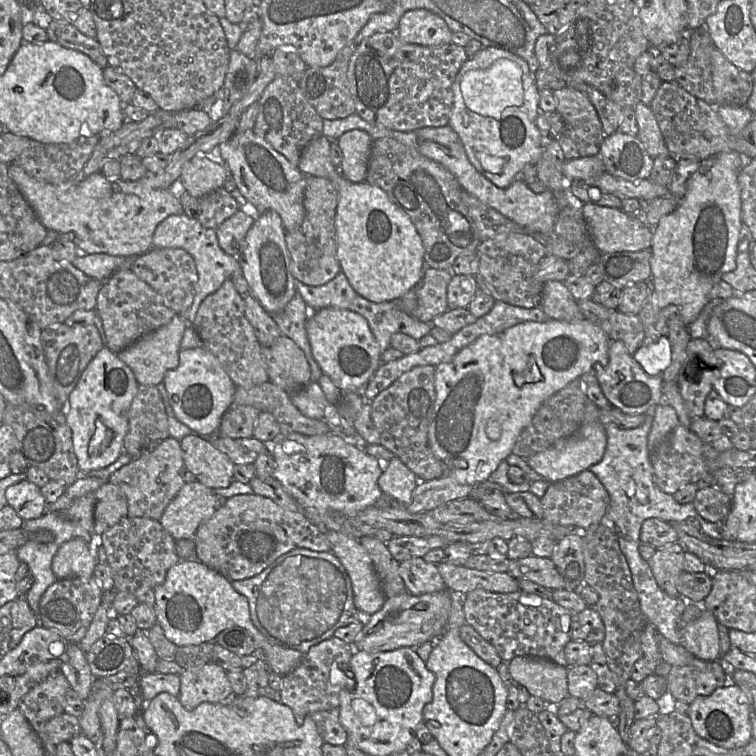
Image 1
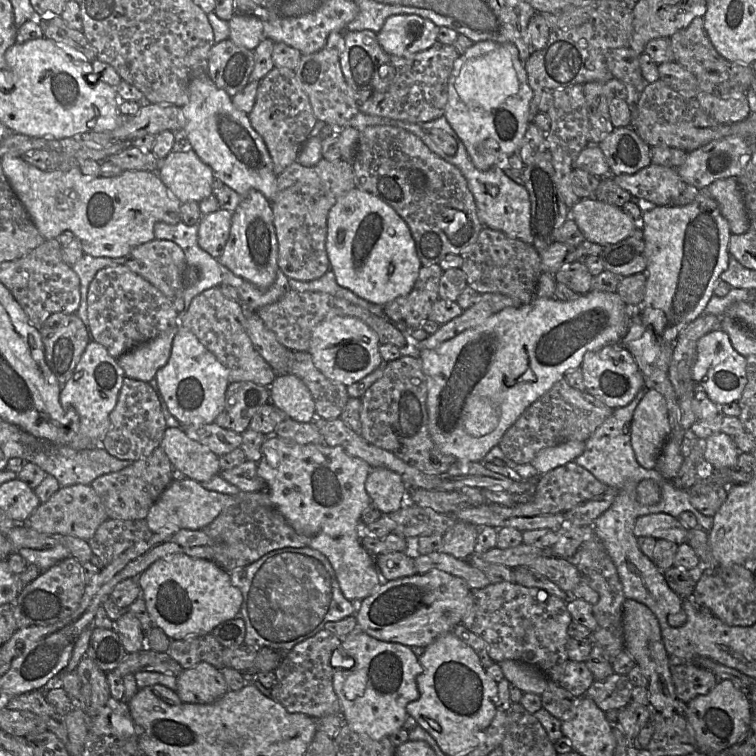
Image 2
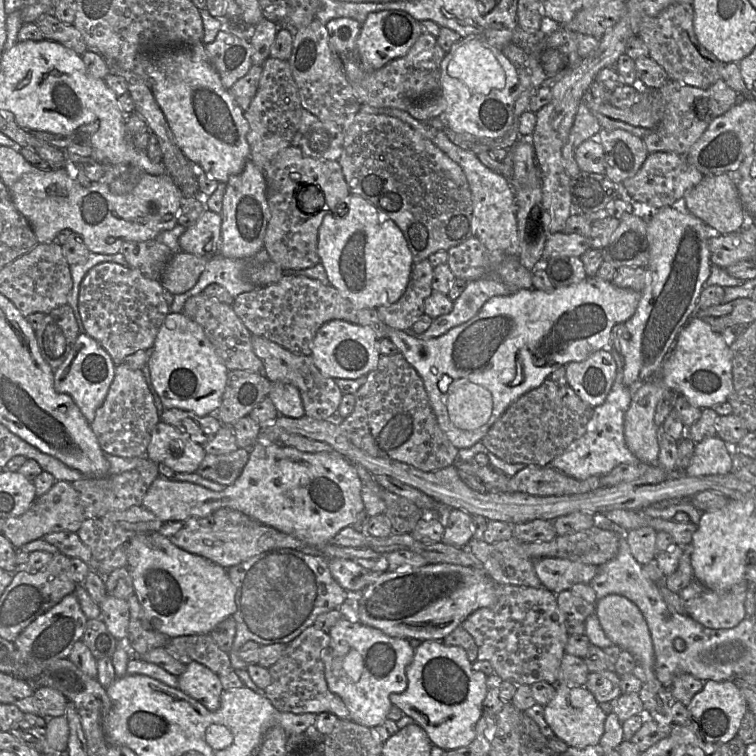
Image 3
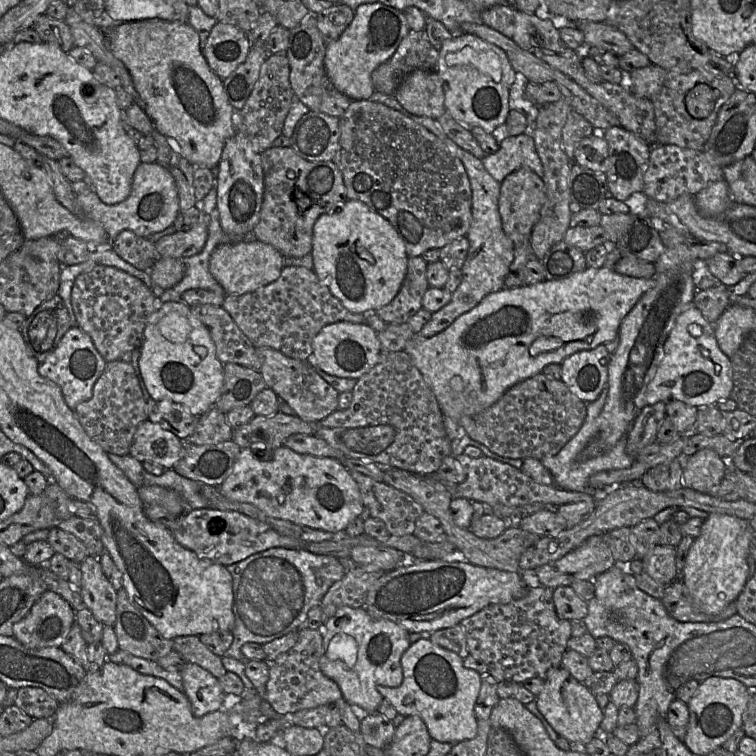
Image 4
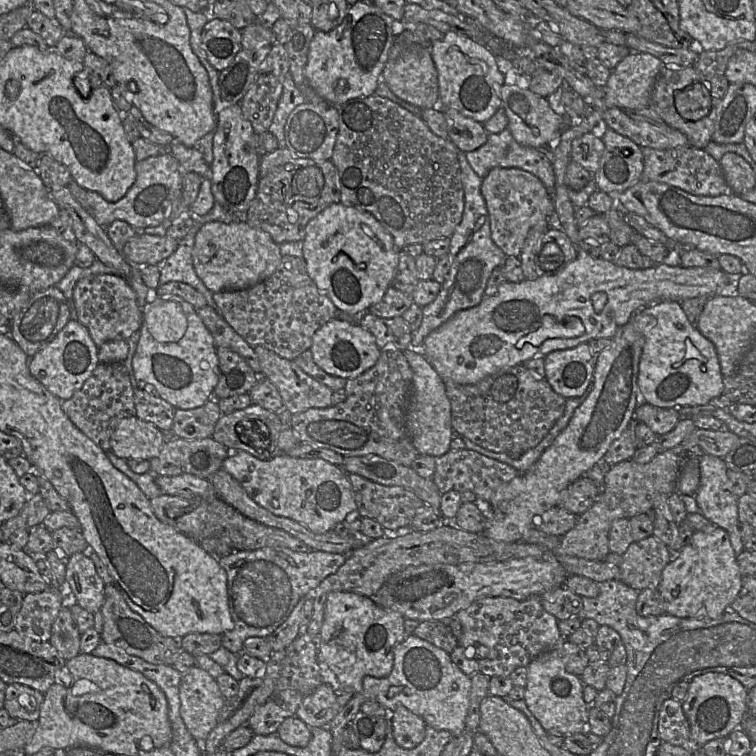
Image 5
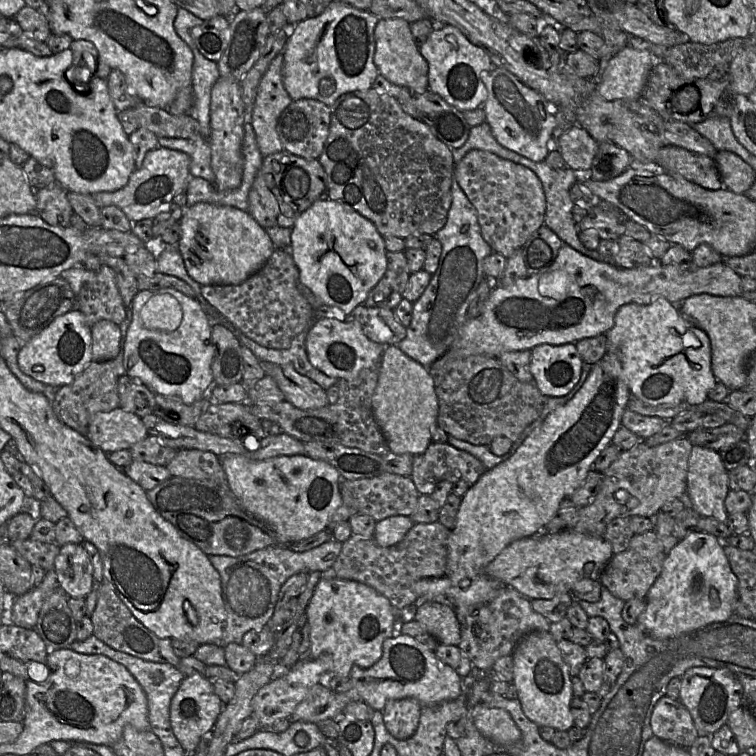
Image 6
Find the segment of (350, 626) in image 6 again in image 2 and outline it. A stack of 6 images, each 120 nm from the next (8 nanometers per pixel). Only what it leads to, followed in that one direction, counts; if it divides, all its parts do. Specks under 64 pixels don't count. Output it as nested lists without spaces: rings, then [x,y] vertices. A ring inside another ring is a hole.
[[[356,629],[341,640],[341,646],[354,660],[354,666],[349,669],[336,668],[333,672],[333,689],[341,704],[341,717],[353,731],[368,736],[373,740],[388,738],[399,731],[408,716],[406,706],[419,698],[416,678],[423,672],[418,657],[410,647],[392,642],[377,640]]]

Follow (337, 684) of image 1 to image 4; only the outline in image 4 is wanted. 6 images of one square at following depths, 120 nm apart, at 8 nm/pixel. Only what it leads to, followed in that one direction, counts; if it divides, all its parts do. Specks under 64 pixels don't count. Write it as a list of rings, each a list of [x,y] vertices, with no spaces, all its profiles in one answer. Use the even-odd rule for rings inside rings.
[[[302,627],[295,645],[276,659],[269,660],[266,700],[278,715],[292,715],[300,710],[336,703],[341,711],[342,723],[352,732],[359,732],[360,720],[353,713],[351,705],[344,699],[339,686],[326,677],[319,667],[322,648],[322,628]]]

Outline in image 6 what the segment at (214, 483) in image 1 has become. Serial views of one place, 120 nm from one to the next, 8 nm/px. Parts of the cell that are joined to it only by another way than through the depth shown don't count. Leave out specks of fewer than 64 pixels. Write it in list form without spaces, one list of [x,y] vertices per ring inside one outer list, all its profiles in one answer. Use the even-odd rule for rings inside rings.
[[[116,408],[96,413],[90,420],[86,437],[105,453],[111,453],[129,450],[148,434],[139,416]]]

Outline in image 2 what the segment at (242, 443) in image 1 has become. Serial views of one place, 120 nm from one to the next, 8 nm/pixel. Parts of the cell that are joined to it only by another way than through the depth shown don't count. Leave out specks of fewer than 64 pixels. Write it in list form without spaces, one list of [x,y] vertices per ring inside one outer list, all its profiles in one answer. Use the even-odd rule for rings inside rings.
[[[215,422],[200,425],[181,425],[184,433],[192,440],[206,446],[217,456],[222,456],[240,448],[240,433],[218,426]]]

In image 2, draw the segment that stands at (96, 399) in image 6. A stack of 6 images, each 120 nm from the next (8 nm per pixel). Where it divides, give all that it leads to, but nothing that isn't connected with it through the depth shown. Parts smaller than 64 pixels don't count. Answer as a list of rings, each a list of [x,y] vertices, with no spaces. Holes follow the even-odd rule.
[[[125,377],[117,403],[109,415],[110,425],[100,443],[110,455],[120,460],[137,461],[158,448],[167,428],[159,399],[148,382]]]

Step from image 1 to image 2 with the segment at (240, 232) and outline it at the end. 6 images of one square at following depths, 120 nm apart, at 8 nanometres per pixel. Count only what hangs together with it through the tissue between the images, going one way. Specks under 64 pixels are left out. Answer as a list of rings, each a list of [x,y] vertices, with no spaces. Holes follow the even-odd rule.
[[[220,209],[203,216],[198,223],[198,244],[218,259],[224,251],[228,240],[233,212]]]

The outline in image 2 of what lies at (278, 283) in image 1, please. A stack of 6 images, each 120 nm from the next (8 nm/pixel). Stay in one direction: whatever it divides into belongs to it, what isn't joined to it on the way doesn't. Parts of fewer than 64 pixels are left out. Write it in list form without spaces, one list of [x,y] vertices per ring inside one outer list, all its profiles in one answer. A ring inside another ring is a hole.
[[[250,190],[232,215],[231,228],[225,248],[218,261],[233,273],[261,289],[267,289],[276,280],[278,245],[271,202],[257,190]]]

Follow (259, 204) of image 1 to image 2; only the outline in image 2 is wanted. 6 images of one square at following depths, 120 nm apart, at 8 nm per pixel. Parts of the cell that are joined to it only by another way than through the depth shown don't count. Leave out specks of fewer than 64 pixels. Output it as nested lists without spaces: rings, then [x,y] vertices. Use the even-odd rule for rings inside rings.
[[[208,74],[199,75],[190,81],[188,95],[189,100],[182,107],[186,119],[183,132],[192,150],[213,170],[216,178],[241,196],[247,195],[250,190],[257,190],[271,202],[277,192],[278,175],[274,173],[267,146],[251,125],[248,115],[234,106],[232,97],[223,89],[218,88]]]

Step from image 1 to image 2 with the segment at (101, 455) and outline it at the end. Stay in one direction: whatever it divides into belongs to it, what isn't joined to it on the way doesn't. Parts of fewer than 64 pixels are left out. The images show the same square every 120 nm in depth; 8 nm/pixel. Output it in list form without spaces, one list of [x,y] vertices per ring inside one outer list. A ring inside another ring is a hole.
[[[91,340],[71,377],[61,386],[61,404],[64,407],[72,407],[77,412],[80,419],[81,434],[88,438],[94,446],[100,445],[109,429],[109,415],[117,403],[125,377],[117,359],[110,356],[103,345]]]

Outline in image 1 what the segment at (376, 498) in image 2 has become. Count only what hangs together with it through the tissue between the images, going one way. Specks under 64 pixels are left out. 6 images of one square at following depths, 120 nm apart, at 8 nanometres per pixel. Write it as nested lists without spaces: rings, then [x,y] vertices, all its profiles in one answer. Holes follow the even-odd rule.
[[[394,457],[378,479],[383,495],[390,497],[396,504],[407,505],[419,483],[417,476],[397,457]]]

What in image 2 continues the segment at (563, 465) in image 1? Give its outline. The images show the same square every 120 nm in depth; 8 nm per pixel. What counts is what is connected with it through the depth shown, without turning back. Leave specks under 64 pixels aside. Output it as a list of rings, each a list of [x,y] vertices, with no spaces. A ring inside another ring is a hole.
[[[584,441],[564,442],[542,449],[530,464],[537,470],[539,475],[543,475],[558,466],[574,461],[583,453],[584,449]]]

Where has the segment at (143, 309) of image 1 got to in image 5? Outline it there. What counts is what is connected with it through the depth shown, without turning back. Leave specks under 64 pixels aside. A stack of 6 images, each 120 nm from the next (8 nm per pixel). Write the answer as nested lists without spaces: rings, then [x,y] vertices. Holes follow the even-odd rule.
[[[94,274],[83,278],[75,285],[73,298],[77,320],[87,328],[97,347],[111,340],[127,340],[141,328],[142,309],[137,304],[136,293],[120,275]]]

